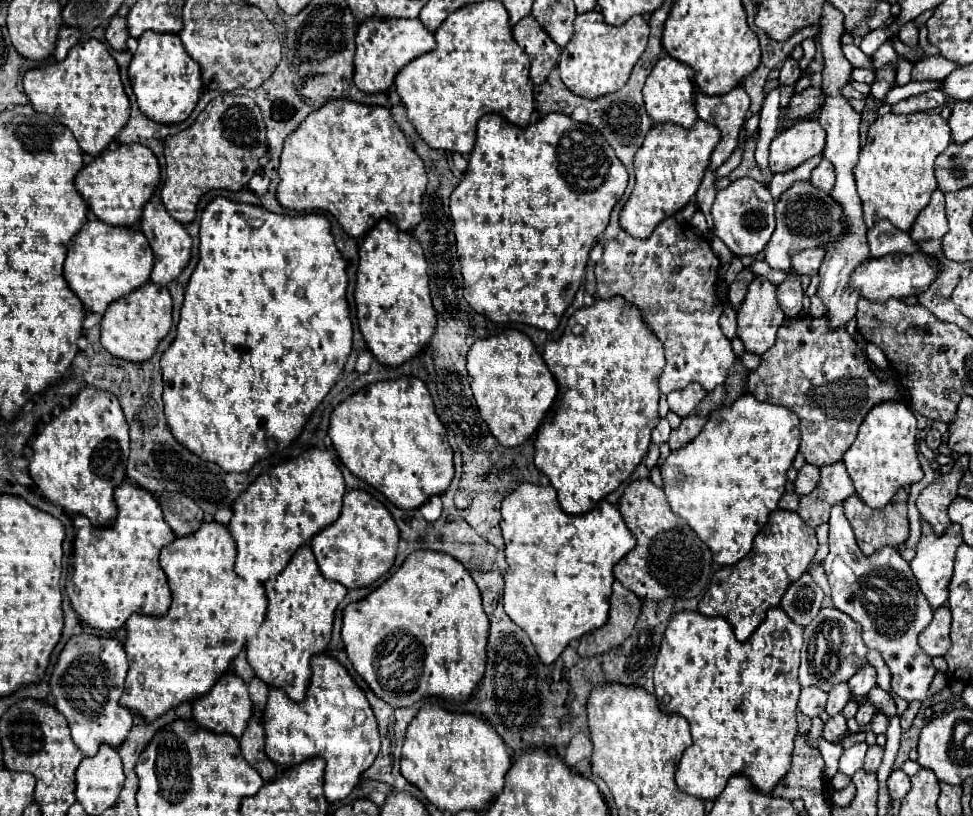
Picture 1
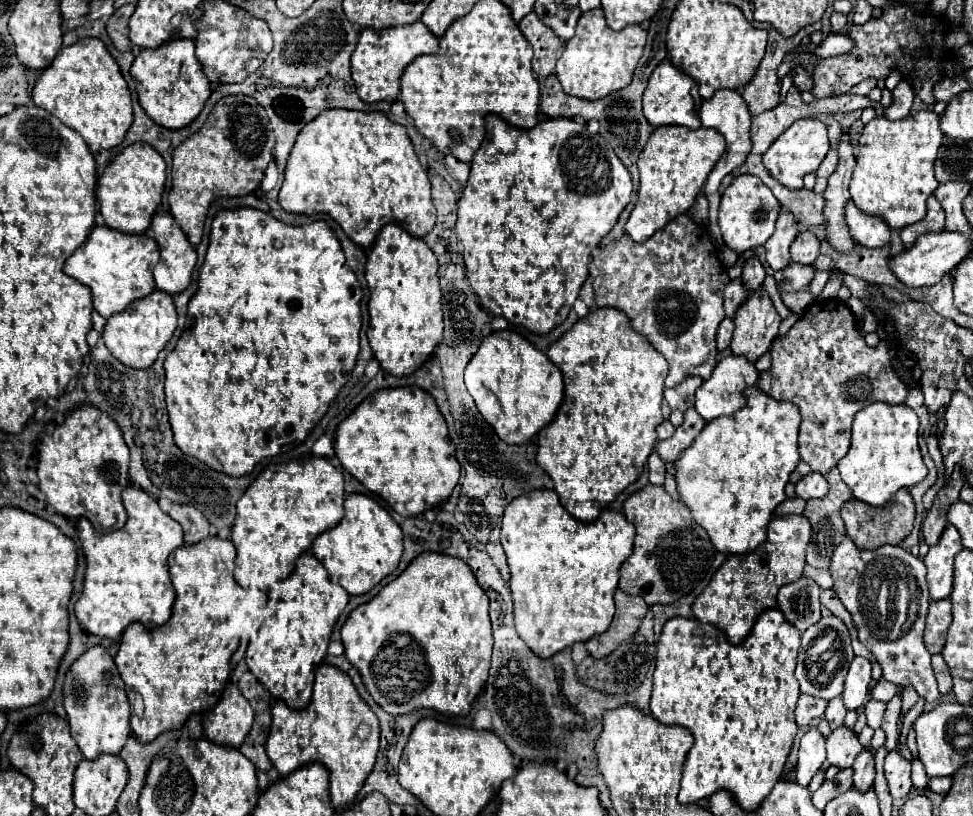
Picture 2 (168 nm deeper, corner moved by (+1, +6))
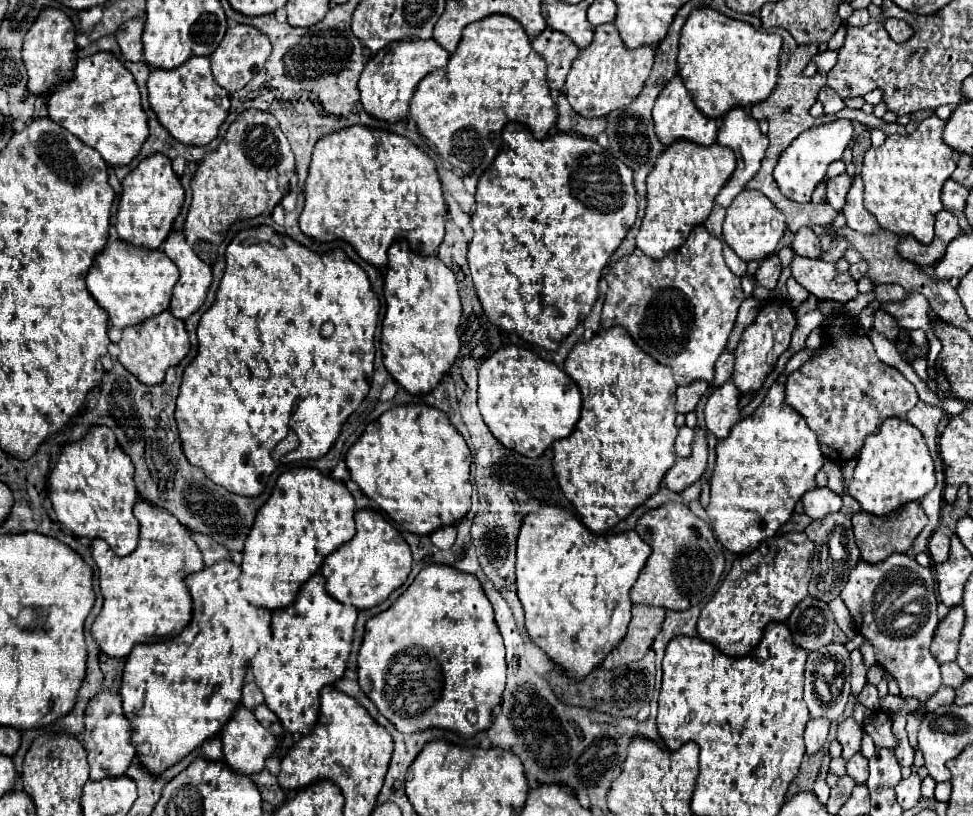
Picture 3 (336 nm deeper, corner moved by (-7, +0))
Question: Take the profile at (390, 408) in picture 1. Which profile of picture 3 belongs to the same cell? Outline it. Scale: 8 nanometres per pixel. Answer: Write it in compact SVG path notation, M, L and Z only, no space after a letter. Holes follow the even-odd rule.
M409 403L397 405L385 411L377 421L369 423L363 435L351 445L345 455L351 479L361 487L361 491L371 497L387 515L397 521L403 529L429 535L439 527L453 525L471 507L471 483L469 483L469 447L459 431L451 425L449 417L431 405Z

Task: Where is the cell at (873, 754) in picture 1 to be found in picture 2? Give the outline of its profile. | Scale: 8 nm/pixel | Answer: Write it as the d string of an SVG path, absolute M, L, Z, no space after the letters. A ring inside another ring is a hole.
M865 749L853 763L853 787L859 791L867 791L875 781L875 763Z

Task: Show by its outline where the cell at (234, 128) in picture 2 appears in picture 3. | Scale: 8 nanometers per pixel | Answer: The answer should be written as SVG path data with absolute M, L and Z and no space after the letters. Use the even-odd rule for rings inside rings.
M247 109L229 125L217 149L207 153L191 179L193 201L185 219L183 235L191 249L209 265L215 263L217 247L223 241L229 225L237 219L251 219L273 207L283 199L289 179L295 169L295 159L287 137L279 129L271 113Z

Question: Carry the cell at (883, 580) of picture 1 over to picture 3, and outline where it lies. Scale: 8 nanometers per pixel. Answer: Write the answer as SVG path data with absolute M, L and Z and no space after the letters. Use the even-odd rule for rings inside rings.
M893 553L877 565L861 559L849 573L841 597L859 633L871 641L877 663L899 683L901 695L919 699L919 711L907 713L909 743L917 749L917 731L925 719L925 703L943 687L939 663L929 653L929 643L939 623L933 573L905 553Z

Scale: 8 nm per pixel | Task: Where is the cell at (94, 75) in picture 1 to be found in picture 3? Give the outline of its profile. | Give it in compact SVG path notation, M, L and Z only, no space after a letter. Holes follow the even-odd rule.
M99 51L99 53L93 53L89 57L79 59L73 67L73 77L63 81L49 95L47 111L53 117L53 121L57 121L69 133L79 137L85 145L97 149L101 153L101 157L107 161L107 165L111 165L111 167L131 163L131 159L139 153L139 149L141 149L141 145L143 145L143 141L147 139L147 133L149 133L147 115L141 107L141 95L139 95L139 89L137 89L137 83L133 79L133 75L123 67L121 61L117 61L107 51Z

